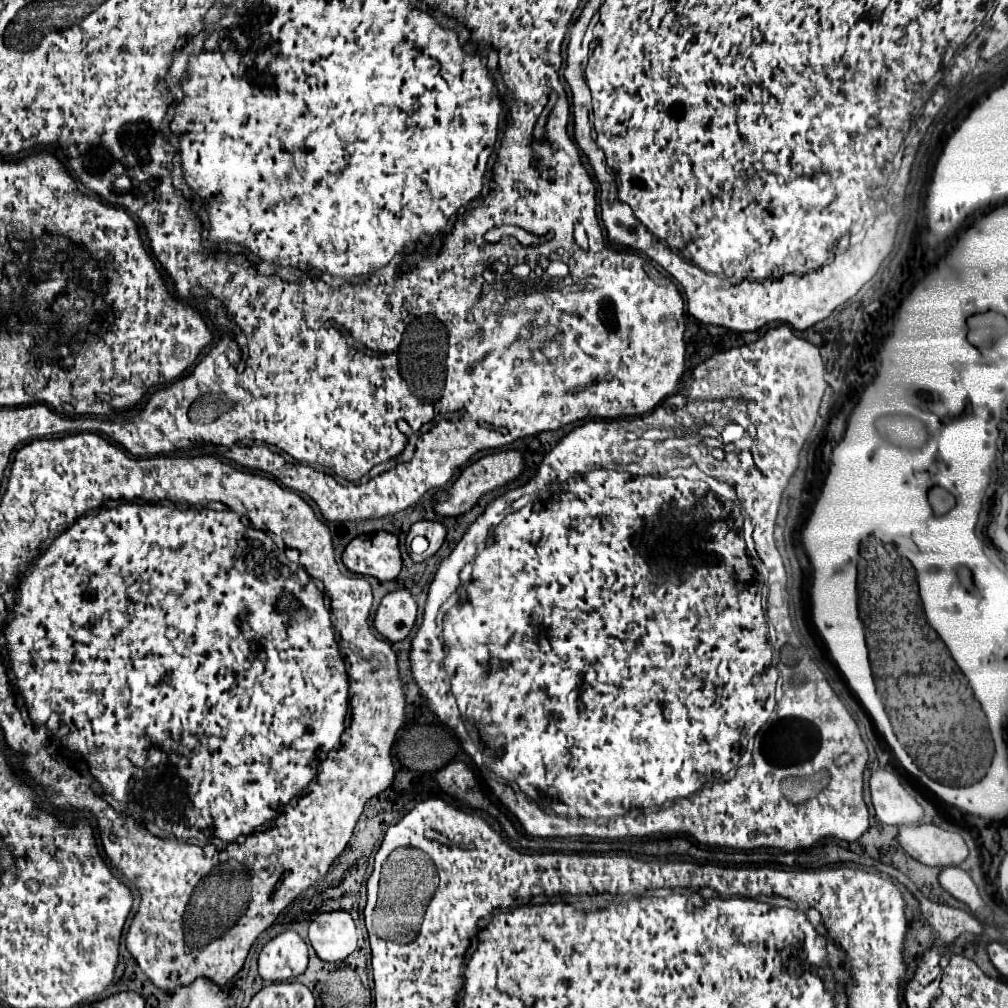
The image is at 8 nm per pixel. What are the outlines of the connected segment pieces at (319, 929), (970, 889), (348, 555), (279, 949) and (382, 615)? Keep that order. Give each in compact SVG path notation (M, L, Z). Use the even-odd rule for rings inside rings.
M346 911L320 913L310 923L308 939L322 961L344 961L356 949L354 919Z
M946 867L946 869L942 869L942 873L940 873L940 885L952 897L956 897L958 901L966 903L970 907L970 911L976 911L976 909L982 907L982 897L978 893L976 883L960 867Z
M378 531L370 539L356 537L344 549L342 561L352 573L392 581L402 569L398 537L388 531Z
M286 931L268 941L258 957L258 973L266 981L288 981L306 971L308 947L296 931Z
M398 589L388 593L374 617L376 631L388 641L402 641L408 637L416 623L418 605L408 589Z

